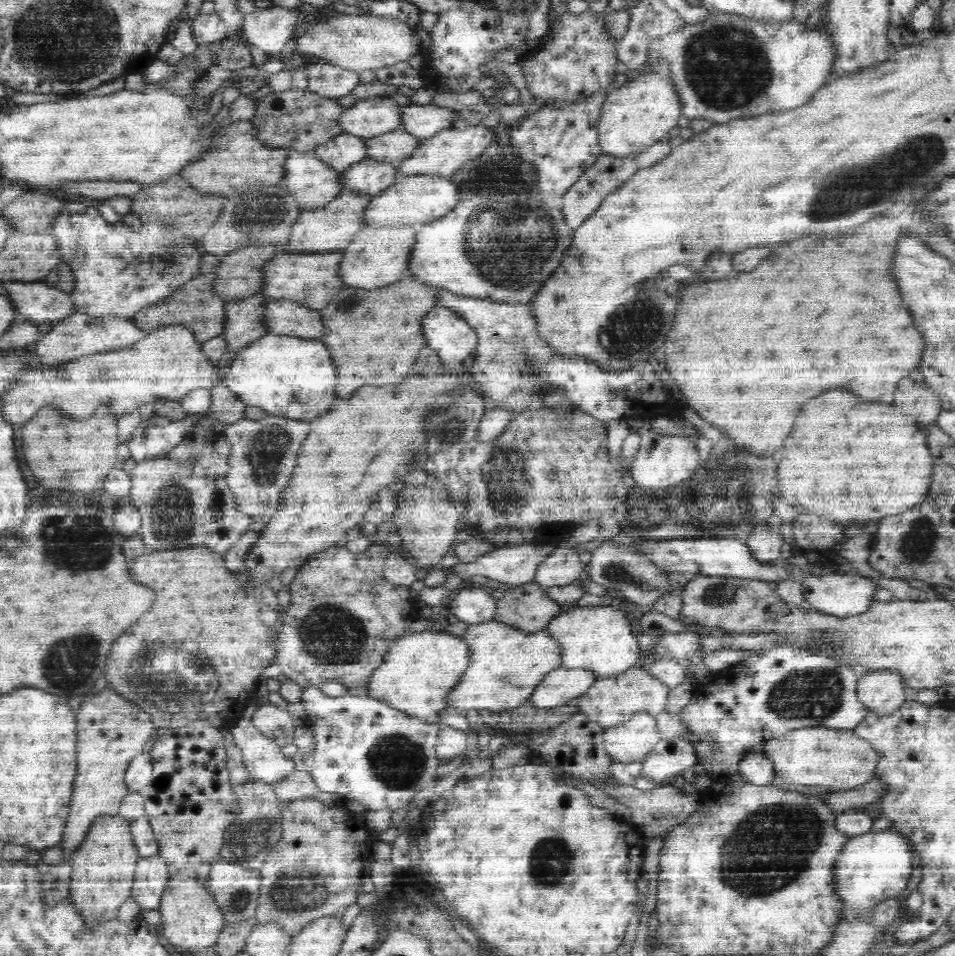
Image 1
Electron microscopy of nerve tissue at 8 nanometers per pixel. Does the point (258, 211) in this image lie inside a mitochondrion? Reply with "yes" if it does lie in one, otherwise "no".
yes

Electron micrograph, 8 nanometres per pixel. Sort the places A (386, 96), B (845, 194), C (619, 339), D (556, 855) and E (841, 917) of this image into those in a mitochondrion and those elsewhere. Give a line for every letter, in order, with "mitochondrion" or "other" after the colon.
A: other
B: mitochondrion
C: mitochondrion
D: mitochondrion
E: other

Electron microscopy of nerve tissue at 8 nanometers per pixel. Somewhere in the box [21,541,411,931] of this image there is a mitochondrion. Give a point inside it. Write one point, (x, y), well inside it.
(172, 694)

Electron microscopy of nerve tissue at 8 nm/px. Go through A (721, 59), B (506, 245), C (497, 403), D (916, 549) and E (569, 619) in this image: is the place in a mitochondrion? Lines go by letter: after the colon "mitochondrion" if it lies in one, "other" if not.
A: mitochondrion
B: mitochondrion
C: other
D: mitochondrion
E: other

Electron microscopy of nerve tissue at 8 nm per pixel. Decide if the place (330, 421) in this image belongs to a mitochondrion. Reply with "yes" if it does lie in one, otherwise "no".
no

